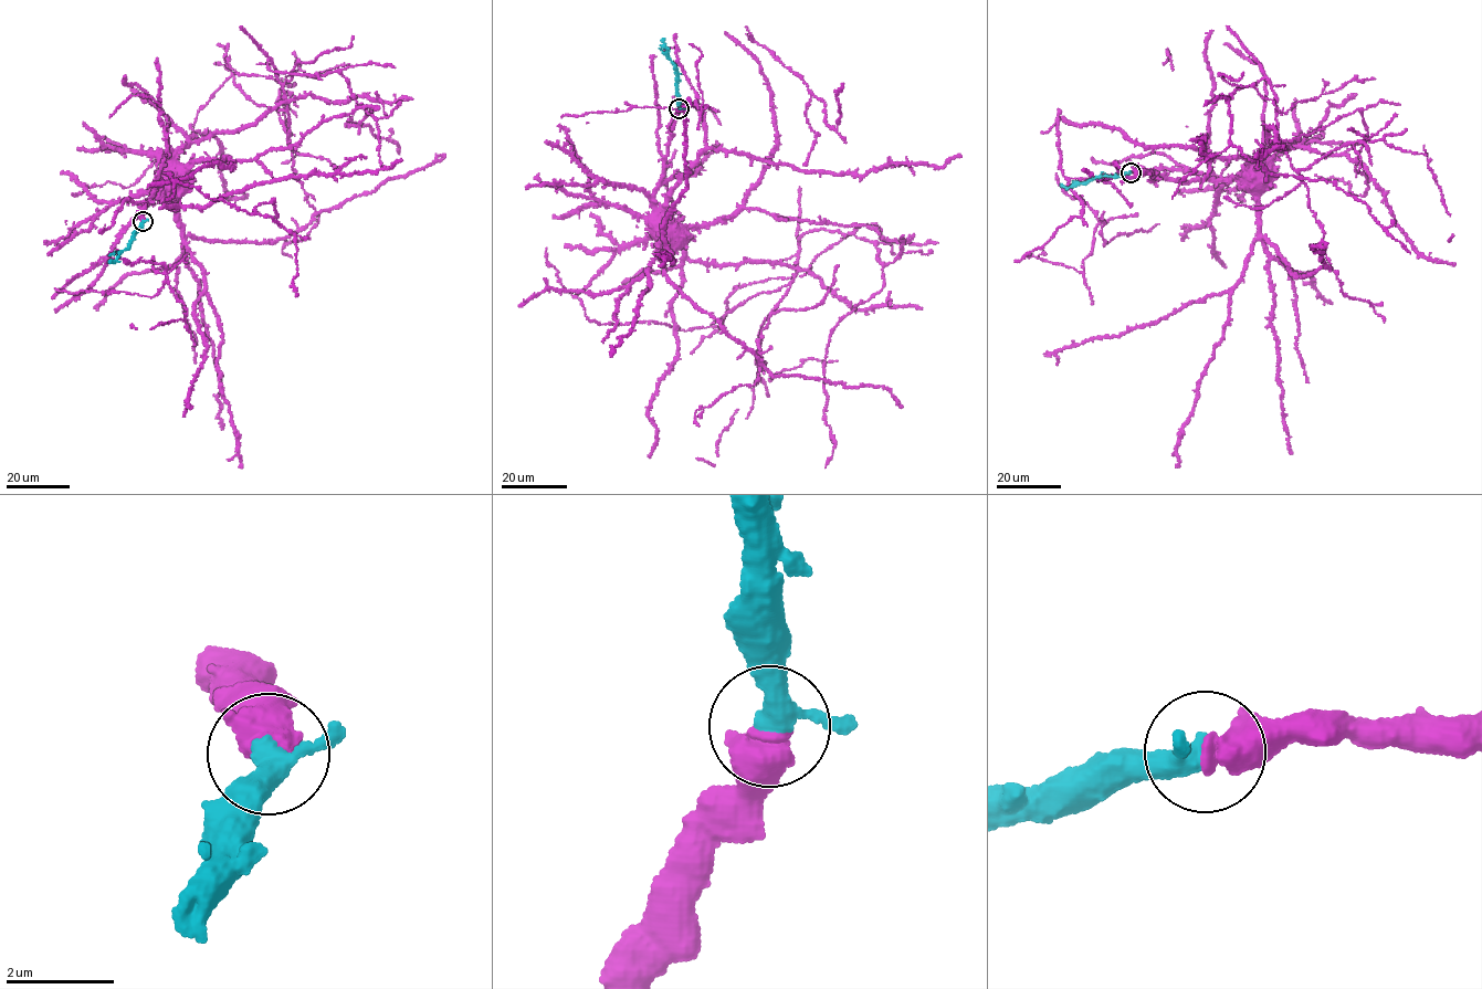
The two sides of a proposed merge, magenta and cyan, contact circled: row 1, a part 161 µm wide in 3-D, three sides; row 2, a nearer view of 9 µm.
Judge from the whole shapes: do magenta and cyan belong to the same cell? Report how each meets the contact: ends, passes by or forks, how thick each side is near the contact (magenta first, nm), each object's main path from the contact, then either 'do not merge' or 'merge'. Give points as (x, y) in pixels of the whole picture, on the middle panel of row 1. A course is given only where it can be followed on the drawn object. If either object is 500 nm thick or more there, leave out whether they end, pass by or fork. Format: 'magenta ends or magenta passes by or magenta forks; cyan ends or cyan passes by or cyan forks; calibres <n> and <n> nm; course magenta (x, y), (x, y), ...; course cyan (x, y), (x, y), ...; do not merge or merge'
magenta passes by; cyan passes by; calibres 280 and 340 nm; course magenta (679, 109), (671, 127), (663, 178), (654, 196), (655, 219); course cyan (679, 109), (674, 63), (663, 38); merge

